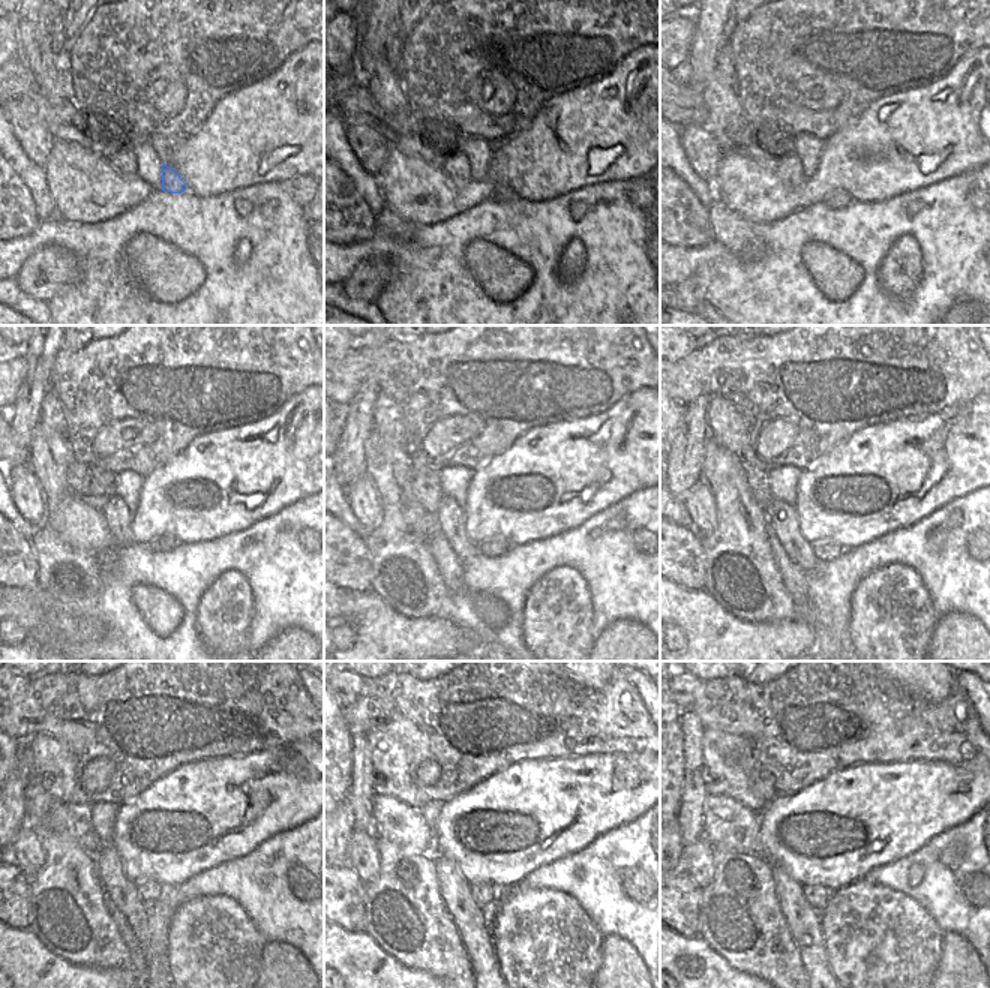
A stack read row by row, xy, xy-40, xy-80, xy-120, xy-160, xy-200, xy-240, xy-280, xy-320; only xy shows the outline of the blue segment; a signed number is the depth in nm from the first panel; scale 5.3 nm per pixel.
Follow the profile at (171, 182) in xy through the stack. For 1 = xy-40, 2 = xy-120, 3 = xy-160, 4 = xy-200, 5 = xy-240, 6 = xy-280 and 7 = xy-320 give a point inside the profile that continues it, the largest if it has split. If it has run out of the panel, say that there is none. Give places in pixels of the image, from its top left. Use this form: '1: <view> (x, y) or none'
1: xy-40 (501, 192)
2: xy-120 (159, 543)
3: xy-160 (492, 546)
4: xy-200 (824, 550)
5: xy-240 (150, 891)
6: xy-280 (485, 894)
7: xy-320 (818, 897)

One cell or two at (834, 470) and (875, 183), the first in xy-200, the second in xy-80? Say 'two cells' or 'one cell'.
one cell

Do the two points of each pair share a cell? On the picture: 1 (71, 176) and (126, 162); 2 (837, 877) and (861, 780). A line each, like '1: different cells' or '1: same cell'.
1: different cells
2: same cell

